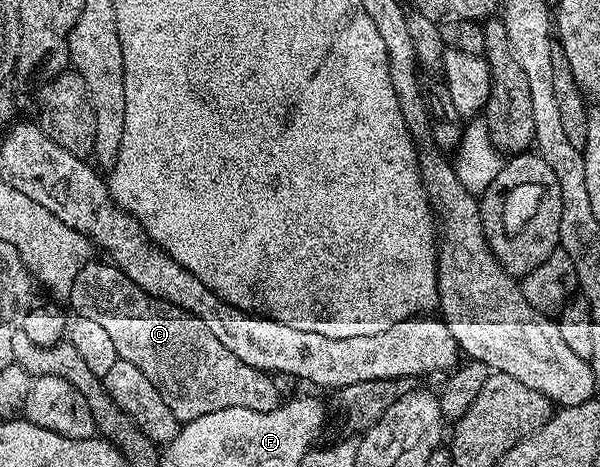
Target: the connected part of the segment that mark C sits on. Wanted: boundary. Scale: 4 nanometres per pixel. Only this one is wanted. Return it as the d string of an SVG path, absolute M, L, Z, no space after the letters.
M89 262L78 270L74 278L74 286L70 290L67 303L72 304L71 311L76 316L90 318L94 322L99 322L114 341L114 350L119 359L126 362L134 362L150 382L154 382L154 390L162 394L166 406L170 406L170 411L174 418L182 422L202 418L202 414L214 414L214 410L230 410L234 406L242 406L242 410L258 410L259 412L269 412L274 410L282 402L280 388L275 384L273 377L267 372L260 372L254 366L246 366L210 330L206 327L206 322L178 306L174 306L165 300L154 298L146 294L126 274L120 271L115 264L103 262L95 264Z

